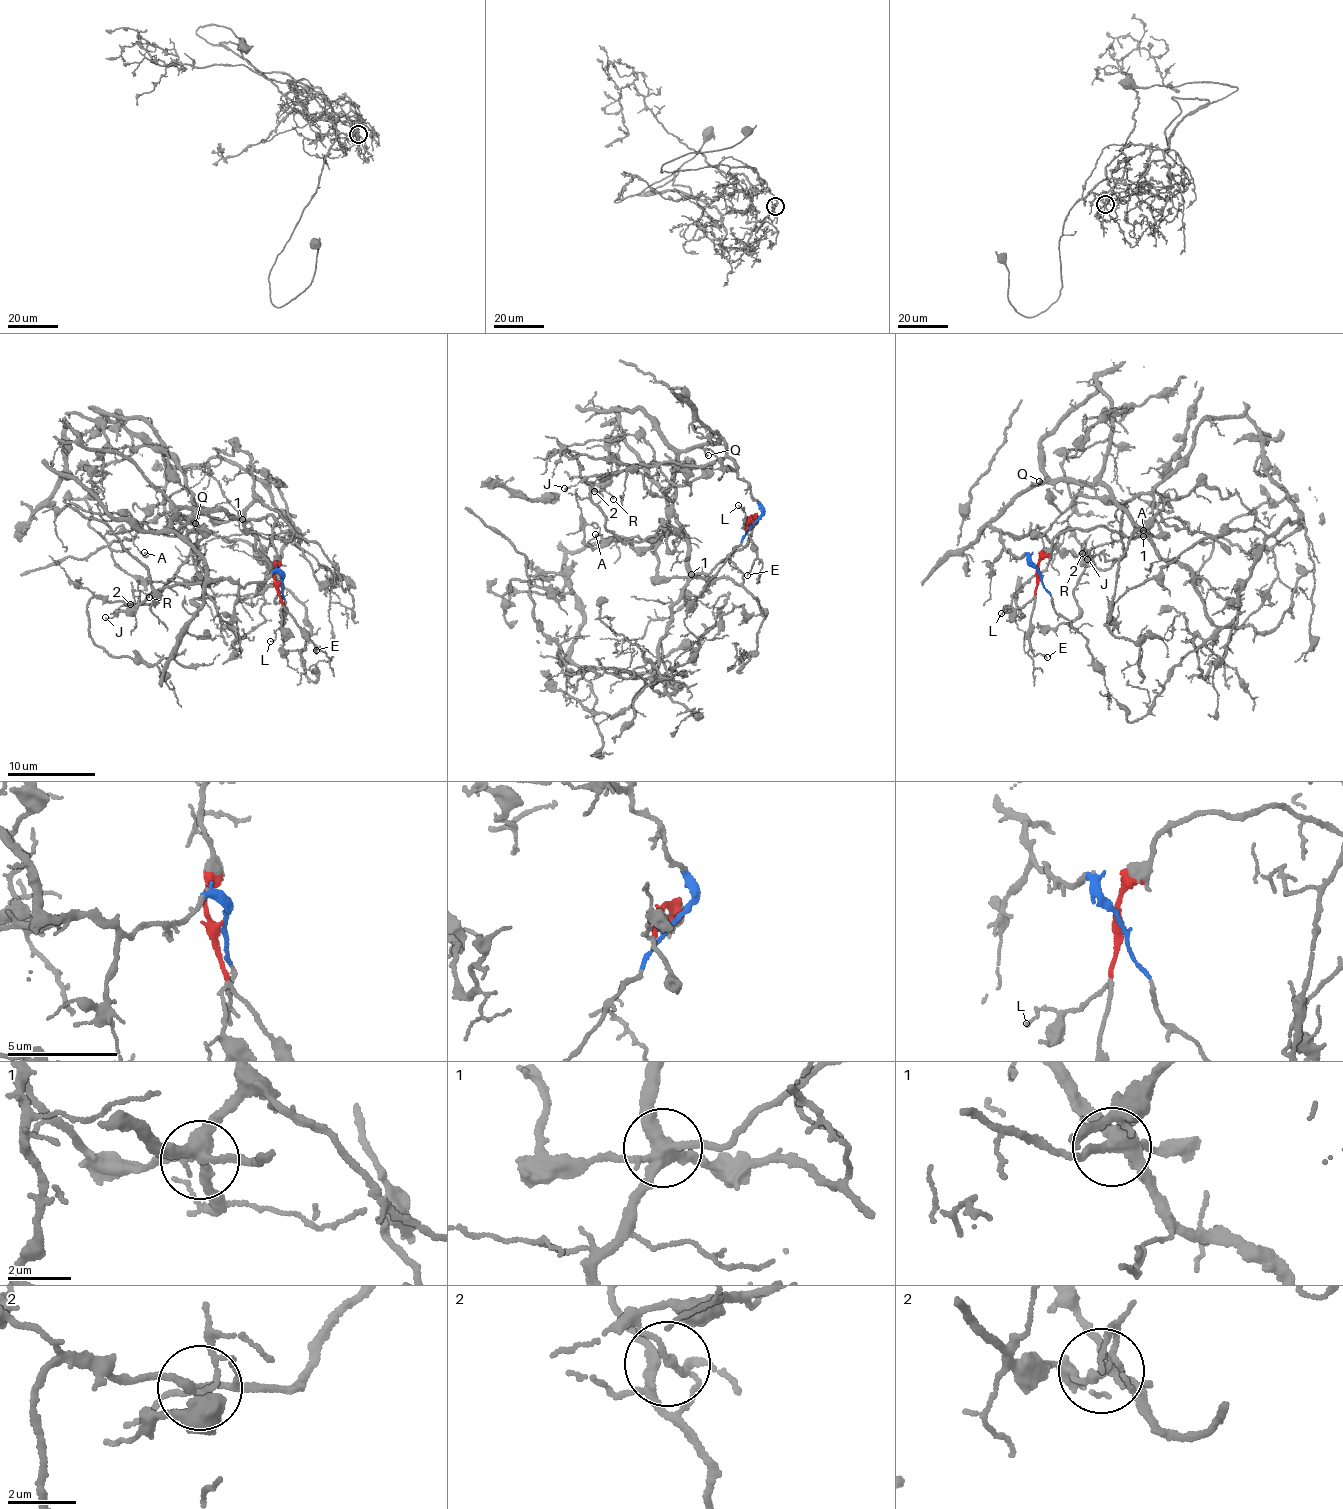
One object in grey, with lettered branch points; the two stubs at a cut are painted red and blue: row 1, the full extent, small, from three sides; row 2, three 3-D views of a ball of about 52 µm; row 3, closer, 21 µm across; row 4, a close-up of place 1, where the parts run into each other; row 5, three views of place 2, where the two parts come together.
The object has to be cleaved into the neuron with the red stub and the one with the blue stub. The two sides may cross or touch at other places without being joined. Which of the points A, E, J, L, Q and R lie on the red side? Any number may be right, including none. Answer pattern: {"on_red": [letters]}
{"on_red": ["A", "E", "L"]}

